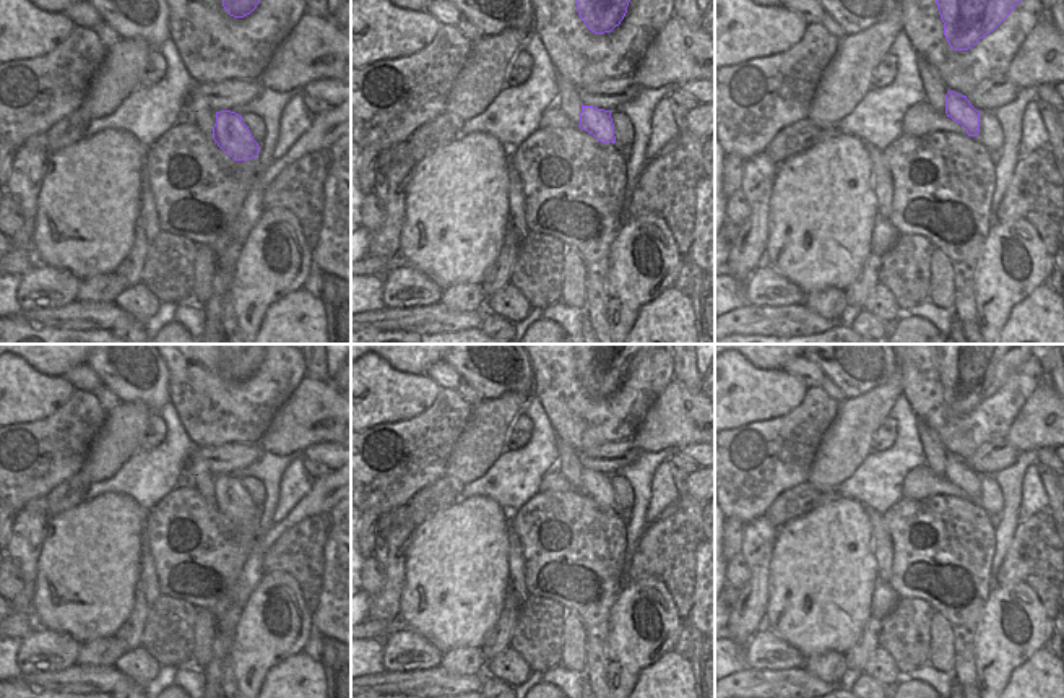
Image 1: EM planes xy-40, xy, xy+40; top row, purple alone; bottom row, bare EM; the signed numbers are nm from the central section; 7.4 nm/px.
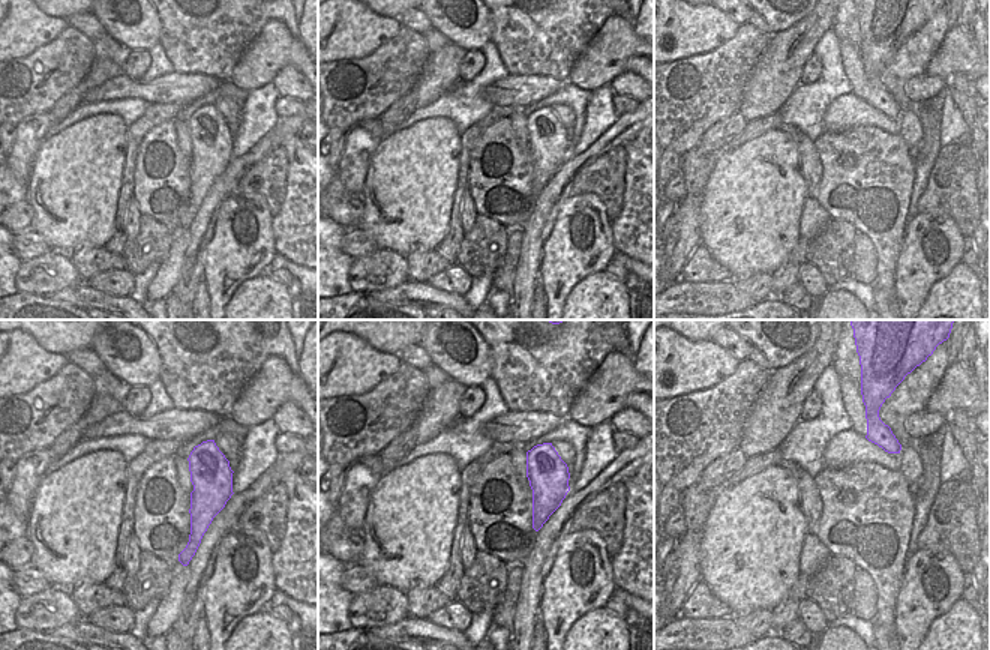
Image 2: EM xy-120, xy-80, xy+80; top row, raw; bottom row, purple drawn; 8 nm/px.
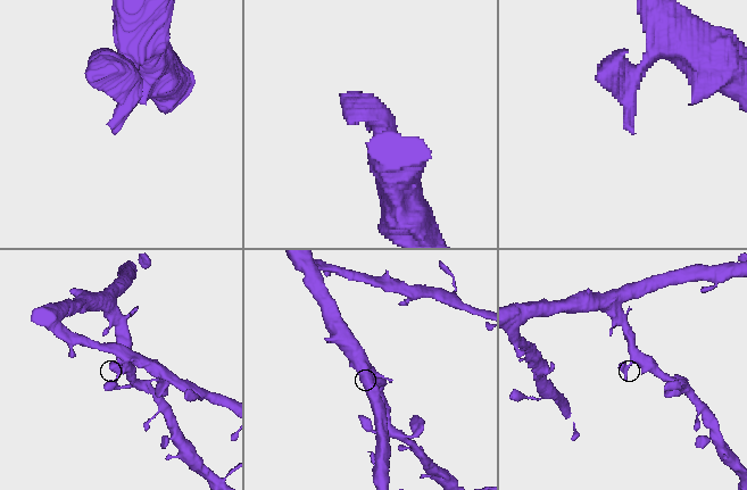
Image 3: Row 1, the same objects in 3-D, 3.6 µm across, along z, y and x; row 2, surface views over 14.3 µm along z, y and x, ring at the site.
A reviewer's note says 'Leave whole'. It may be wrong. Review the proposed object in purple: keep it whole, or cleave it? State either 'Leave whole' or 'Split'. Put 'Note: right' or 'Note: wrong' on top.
Note: right
Leave whole.

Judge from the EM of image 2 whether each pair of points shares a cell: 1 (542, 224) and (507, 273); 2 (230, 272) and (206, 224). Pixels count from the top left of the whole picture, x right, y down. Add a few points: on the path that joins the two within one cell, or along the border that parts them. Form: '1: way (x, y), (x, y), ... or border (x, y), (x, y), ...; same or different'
1: border (516, 266), (513, 285), (509, 293); different
2: border (222, 201), (215, 233), (206, 249), (204, 270); different

